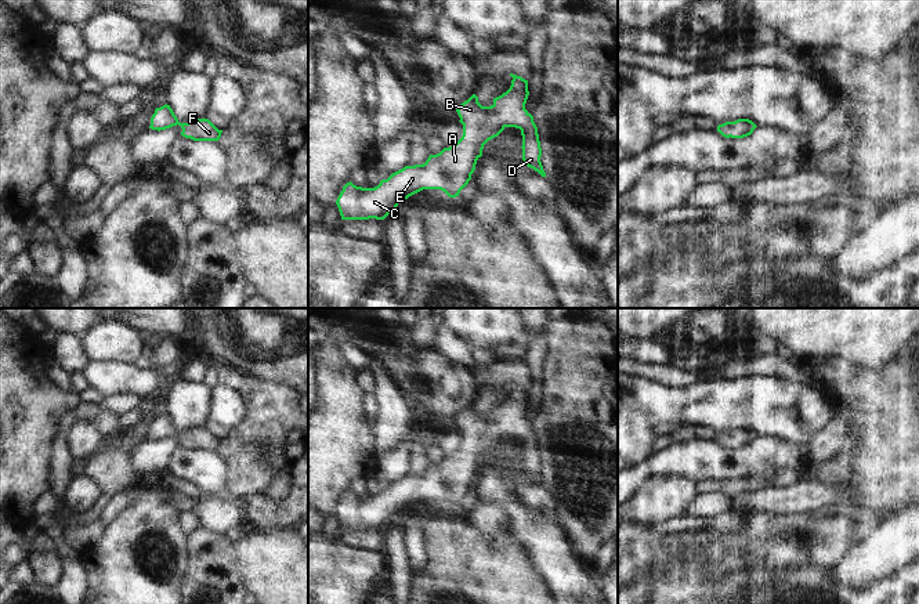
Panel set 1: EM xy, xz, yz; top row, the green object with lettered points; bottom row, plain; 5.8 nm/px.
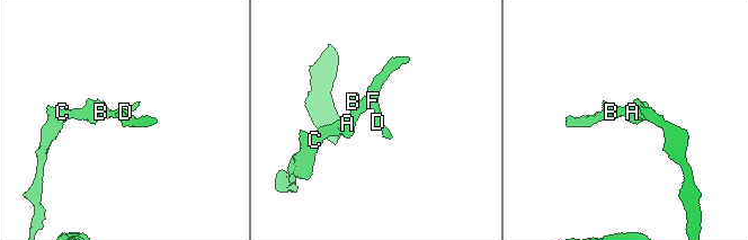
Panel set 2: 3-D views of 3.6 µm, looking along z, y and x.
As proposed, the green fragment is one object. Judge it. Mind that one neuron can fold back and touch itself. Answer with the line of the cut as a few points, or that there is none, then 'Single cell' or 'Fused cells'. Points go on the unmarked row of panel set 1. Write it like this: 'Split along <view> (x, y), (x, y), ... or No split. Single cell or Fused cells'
No split. Single cell.

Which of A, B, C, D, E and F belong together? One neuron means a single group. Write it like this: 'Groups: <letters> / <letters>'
Groups: A B C D E F.

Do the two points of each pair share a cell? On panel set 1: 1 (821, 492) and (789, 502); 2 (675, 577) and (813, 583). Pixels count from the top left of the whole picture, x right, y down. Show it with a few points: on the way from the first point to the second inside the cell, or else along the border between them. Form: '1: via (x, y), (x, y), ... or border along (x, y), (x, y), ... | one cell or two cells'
1: via (813, 494), (798, 498) | one cell
2: border along (756, 571), (726, 578), (720, 589) | two cells

